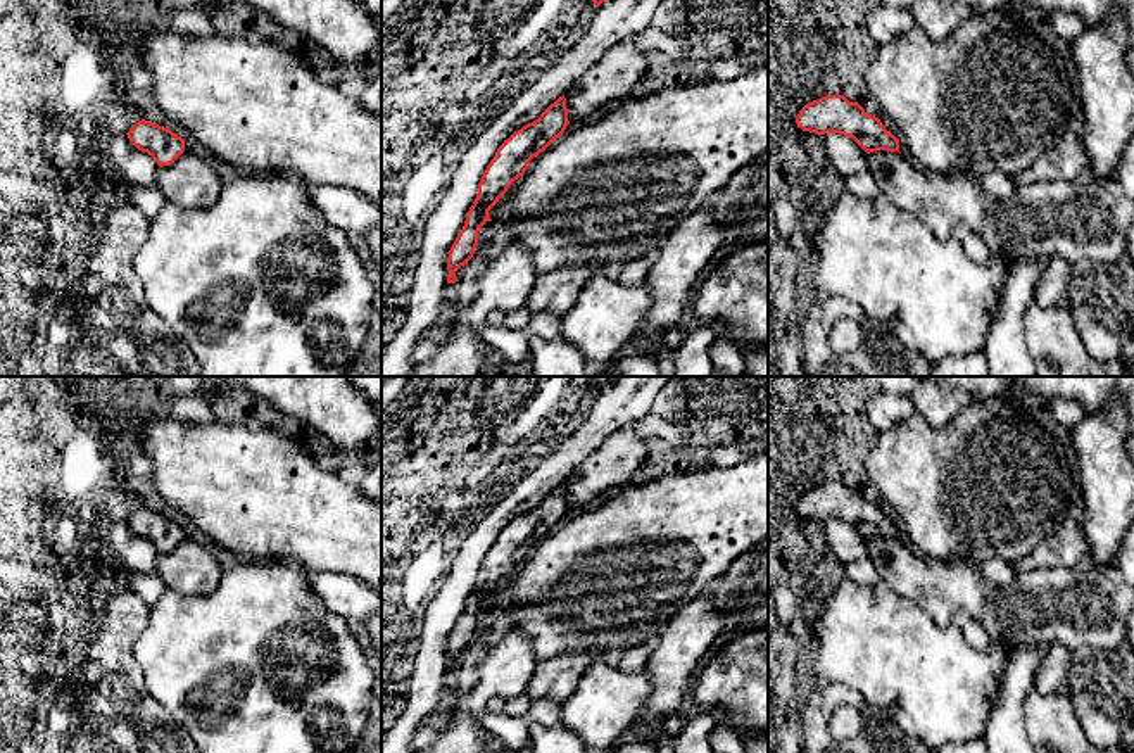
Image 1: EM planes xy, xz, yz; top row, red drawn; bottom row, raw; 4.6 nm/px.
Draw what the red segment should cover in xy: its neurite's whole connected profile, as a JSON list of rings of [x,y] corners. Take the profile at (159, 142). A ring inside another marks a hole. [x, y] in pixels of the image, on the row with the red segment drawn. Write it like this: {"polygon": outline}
{"polygon": [[[138,121],[126,133],[129,142],[142,152],[147,152],[159,168],[173,164],[185,152],[185,140],[171,130],[150,121]]]}

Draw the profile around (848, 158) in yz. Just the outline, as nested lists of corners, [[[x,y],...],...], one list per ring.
[[[825,133],[823,138],[827,157],[841,176],[868,169],[868,154],[853,138],[839,133]]]

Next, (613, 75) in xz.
[[[637,35],[614,43],[564,93],[570,124],[580,123],[613,100],[628,97],[630,88],[646,73],[646,52],[635,47]]]

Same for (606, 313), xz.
[[[608,269],[594,271],[575,306],[561,316],[561,339],[576,345],[594,370],[611,363],[651,309],[647,283],[621,285]]]

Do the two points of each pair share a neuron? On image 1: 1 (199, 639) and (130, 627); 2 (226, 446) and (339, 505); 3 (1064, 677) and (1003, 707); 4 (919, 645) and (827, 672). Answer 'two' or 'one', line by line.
1: two
2: one
3: two
4: one

